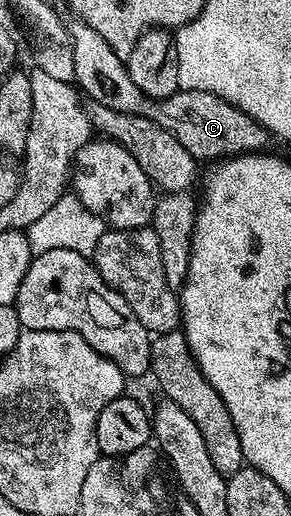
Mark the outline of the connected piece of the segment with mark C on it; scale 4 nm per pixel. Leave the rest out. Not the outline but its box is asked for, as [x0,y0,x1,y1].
[67,19,270,163]

